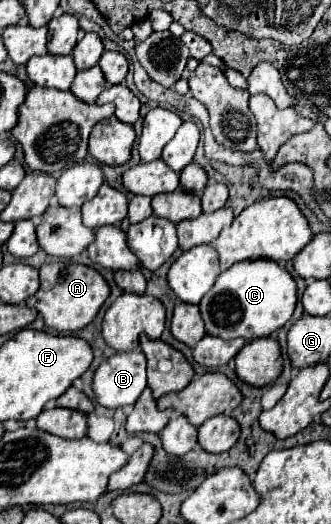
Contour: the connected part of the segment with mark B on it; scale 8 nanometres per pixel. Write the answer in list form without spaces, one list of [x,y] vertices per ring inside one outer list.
[[[142,351],[108,357],[94,375],[94,393],[104,407],[134,405],[146,389],[146,357]]]

